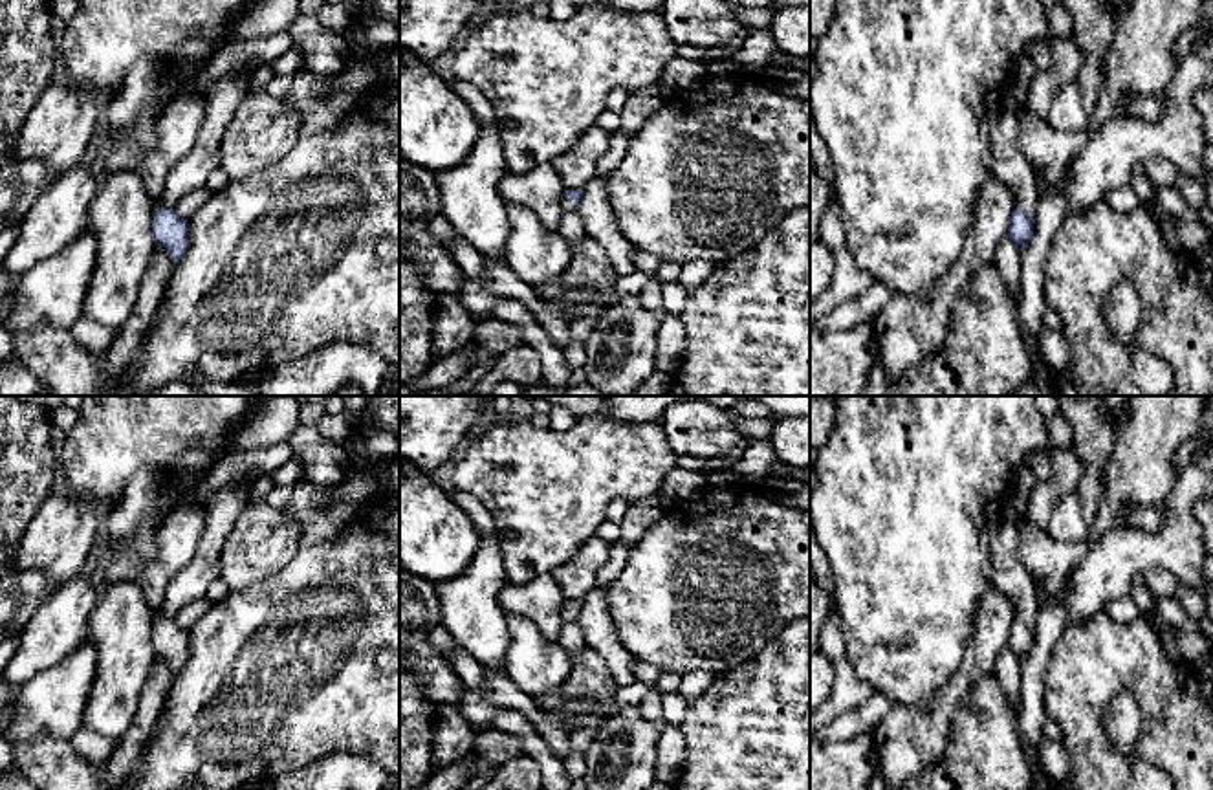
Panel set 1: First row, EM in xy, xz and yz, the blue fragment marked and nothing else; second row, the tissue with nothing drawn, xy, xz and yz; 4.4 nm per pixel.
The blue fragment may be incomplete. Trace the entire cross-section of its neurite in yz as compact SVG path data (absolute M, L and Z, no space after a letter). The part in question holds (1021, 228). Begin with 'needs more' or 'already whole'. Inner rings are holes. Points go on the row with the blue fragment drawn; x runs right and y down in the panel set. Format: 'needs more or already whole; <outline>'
needs more; M1004 110L991 126L991 174L1015 196L1008 238L1022 251L1033 236L1041 200L1037 178L1019 147L1021 112Z

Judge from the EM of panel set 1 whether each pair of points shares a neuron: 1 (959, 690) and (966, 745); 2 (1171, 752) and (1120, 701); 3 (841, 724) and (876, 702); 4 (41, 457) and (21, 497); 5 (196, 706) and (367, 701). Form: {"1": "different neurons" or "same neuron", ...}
{"1": "different neurons", "2": "different neurons", "3": "same neuron", "4": "same neuron", "5": "same neuron"}

